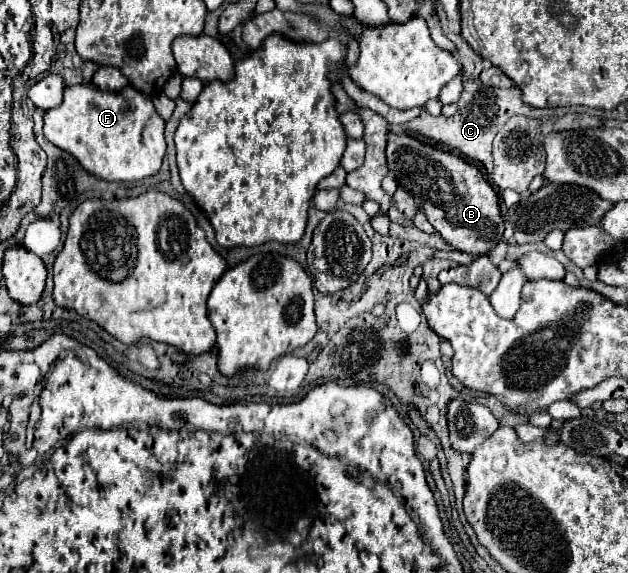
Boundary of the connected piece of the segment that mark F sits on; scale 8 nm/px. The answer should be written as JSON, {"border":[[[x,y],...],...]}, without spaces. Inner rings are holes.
{"border":[[[92,84],[68,86],[64,90],[64,102],[56,108],[50,108],[44,114],[44,136],[58,148],[72,154],[84,170],[102,178],[102,180],[142,180],[160,170],[162,158],[166,154],[164,140],[164,120],[154,110],[152,100],[146,94],[136,92],[132,86],[126,86],[120,92],[100,92]]]}

